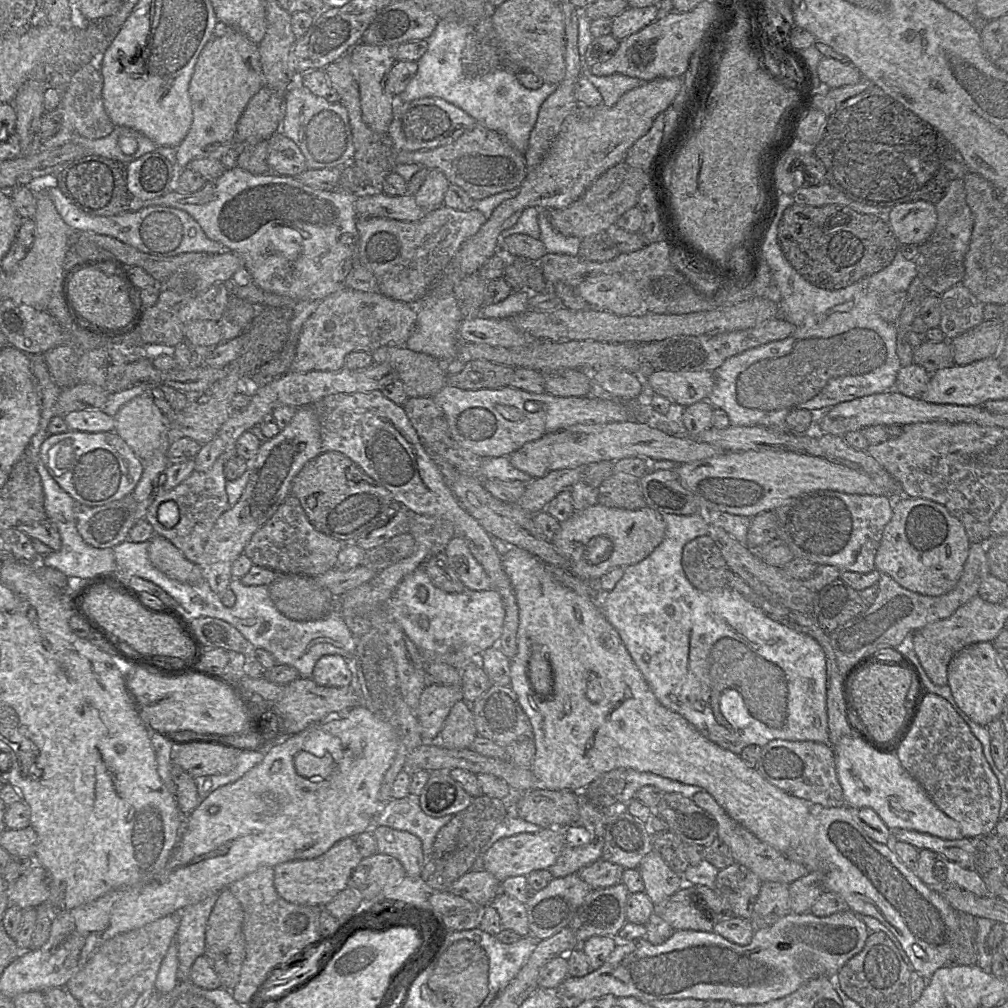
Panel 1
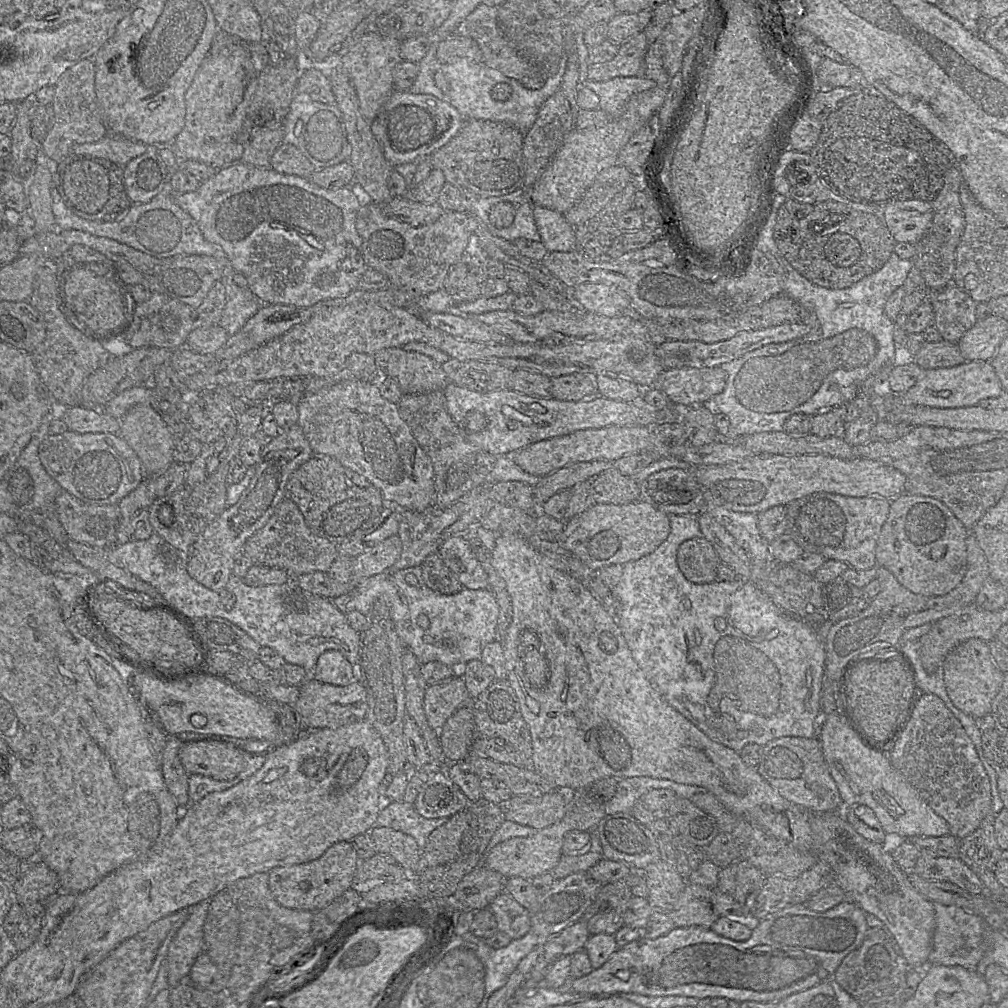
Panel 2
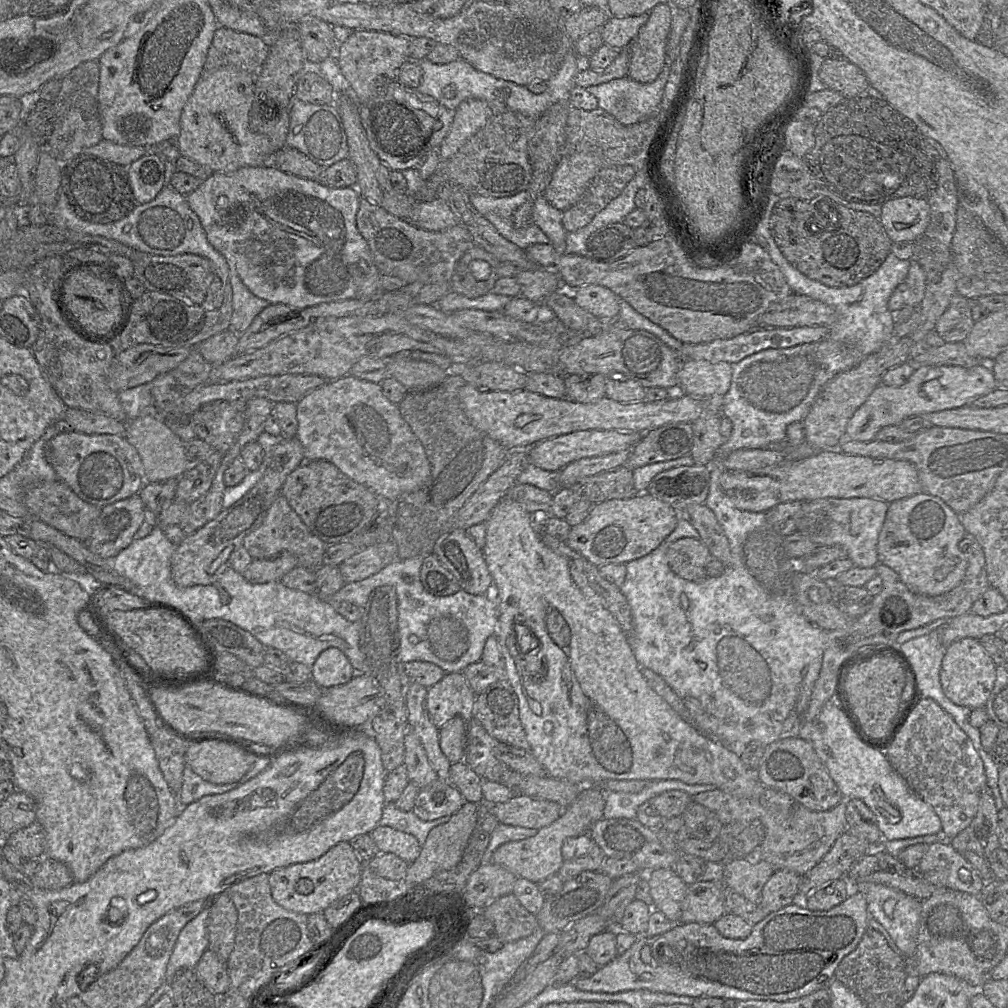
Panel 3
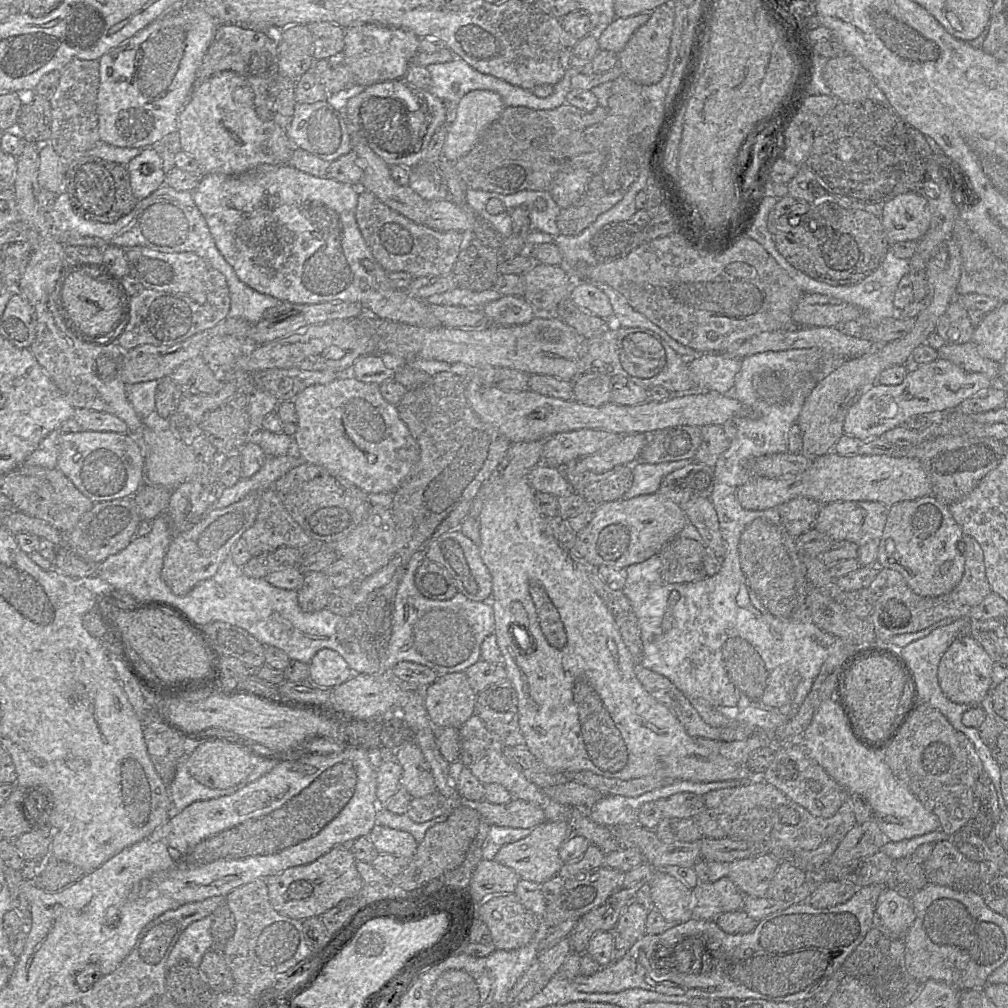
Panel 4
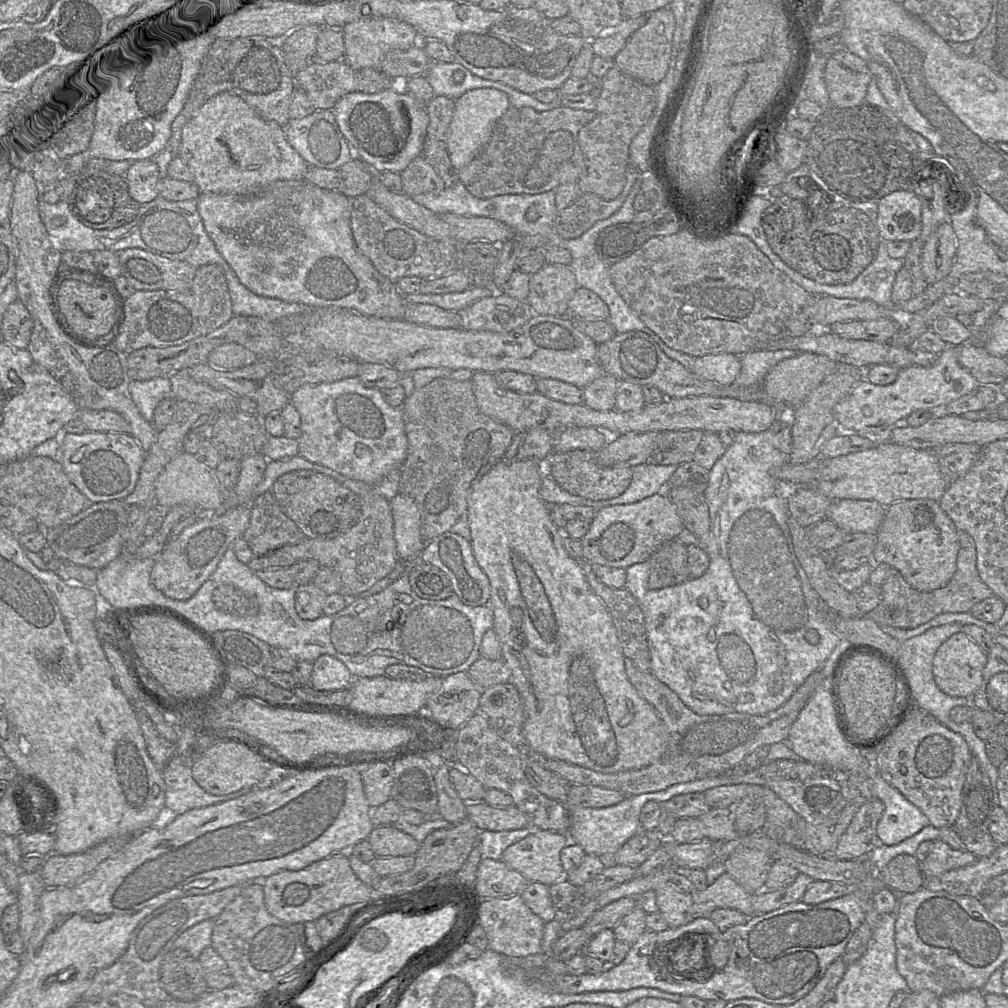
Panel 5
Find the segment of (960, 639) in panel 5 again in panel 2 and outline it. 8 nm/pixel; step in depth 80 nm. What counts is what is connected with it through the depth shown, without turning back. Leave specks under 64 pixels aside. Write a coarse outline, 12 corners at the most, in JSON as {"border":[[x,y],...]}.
{"border":[[969,639],[943,662],[956,708],[991,712],[1004,673],[988,642]]}

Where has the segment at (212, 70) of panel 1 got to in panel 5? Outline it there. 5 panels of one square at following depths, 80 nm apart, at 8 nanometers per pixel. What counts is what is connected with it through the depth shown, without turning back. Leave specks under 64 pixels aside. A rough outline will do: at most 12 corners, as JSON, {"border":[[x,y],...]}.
{"border":[[239,96],[209,98],[178,156],[200,192],[251,196],[308,165]]}

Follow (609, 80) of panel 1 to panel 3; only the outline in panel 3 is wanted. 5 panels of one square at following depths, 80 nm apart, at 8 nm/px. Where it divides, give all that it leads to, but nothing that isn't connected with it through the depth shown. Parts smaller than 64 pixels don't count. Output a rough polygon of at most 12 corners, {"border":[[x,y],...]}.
{"border":[[672,63],[658,78],[626,76],[586,89],[623,125],[660,118]]}

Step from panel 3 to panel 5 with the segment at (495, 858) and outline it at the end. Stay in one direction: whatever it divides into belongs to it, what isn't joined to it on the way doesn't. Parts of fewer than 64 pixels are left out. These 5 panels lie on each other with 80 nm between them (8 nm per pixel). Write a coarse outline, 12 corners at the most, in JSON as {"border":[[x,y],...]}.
{"border":[[533,829],[501,860],[529,882],[565,878],[565,833]]}

